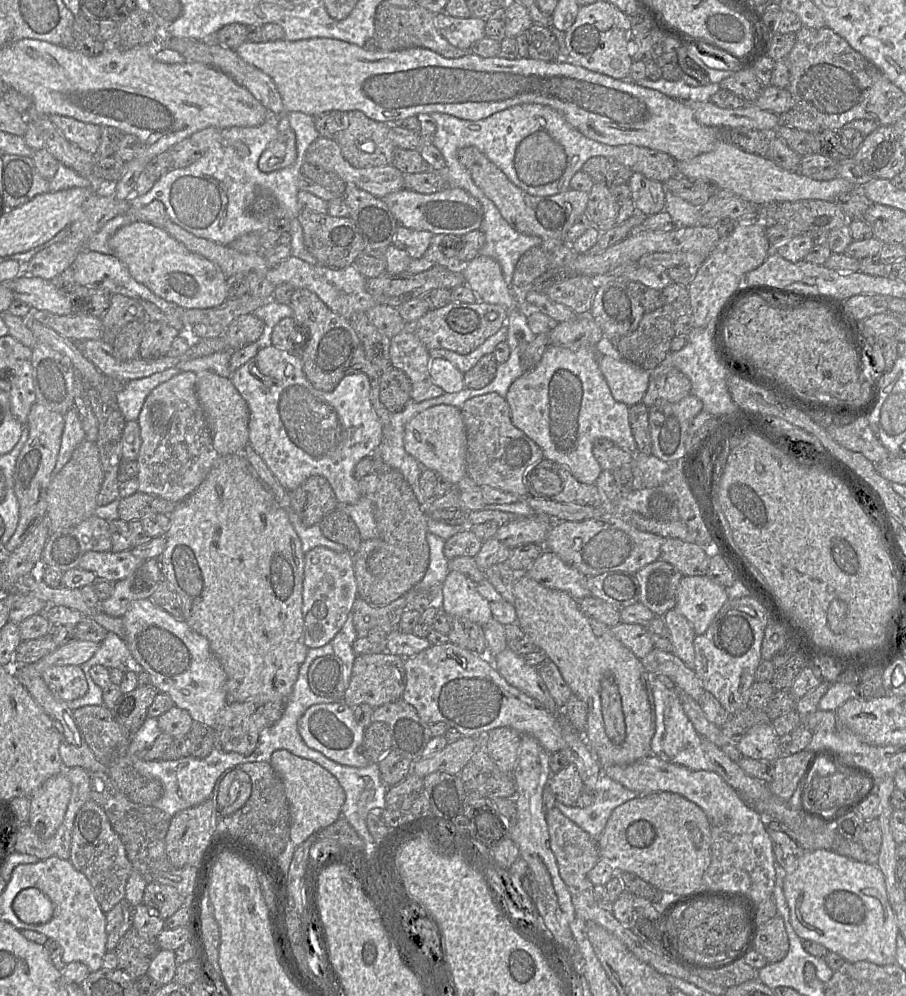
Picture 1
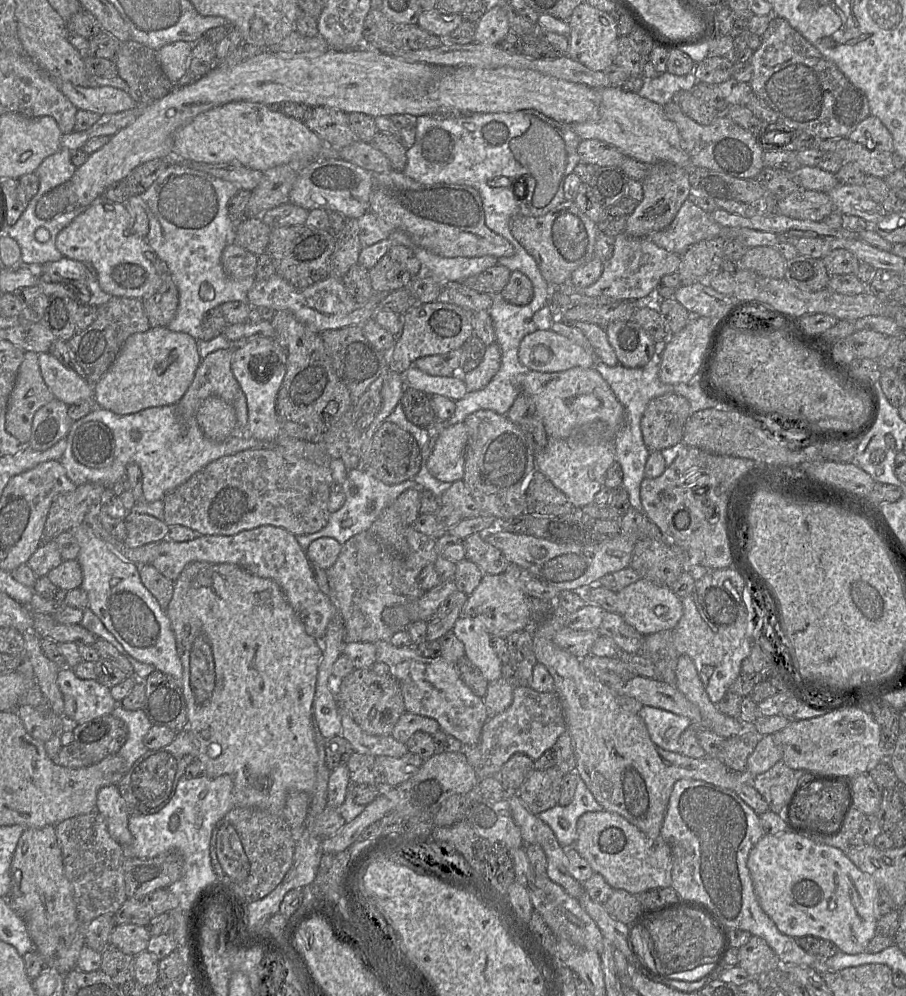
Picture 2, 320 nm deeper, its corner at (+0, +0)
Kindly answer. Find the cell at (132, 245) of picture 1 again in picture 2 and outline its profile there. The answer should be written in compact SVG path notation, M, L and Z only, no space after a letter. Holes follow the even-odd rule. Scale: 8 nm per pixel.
M100 198L58 233L55 244L64 257L91 267L101 289L112 297L141 300L160 287L158 262L161 261L146 238L132 231L125 203Z

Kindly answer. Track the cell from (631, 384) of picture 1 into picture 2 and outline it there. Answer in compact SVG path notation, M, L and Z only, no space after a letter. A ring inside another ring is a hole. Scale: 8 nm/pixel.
M536 330L526 335L520 342L518 358L527 370L547 373L574 367L592 368L596 364L596 359L581 346L552 330Z

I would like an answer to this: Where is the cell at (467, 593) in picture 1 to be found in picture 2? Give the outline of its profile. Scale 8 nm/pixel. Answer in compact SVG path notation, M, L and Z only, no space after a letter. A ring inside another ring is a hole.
M460 616L452 631L464 644L465 657L480 670L488 682L501 677L502 663L490 644L492 636L478 620Z

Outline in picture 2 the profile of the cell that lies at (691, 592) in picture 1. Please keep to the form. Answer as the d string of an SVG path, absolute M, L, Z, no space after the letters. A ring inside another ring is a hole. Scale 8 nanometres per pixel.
M640 579L619 592L618 612L624 621L642 635L649 635L663 630L673 630L683 614L681 599L667 586Z

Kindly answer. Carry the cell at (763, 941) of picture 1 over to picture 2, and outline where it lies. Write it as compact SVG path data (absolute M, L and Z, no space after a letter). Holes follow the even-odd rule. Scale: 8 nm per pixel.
M752 935L750 940L738 948L738 966L752 975L767 974L779 967L781 961L773 949L759 936Z

